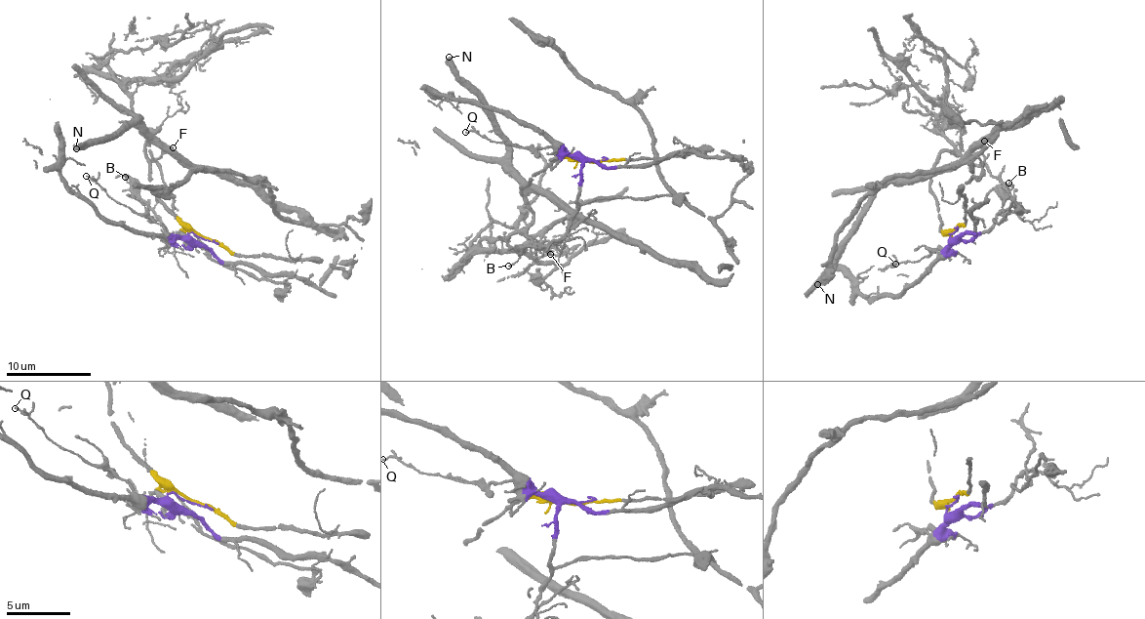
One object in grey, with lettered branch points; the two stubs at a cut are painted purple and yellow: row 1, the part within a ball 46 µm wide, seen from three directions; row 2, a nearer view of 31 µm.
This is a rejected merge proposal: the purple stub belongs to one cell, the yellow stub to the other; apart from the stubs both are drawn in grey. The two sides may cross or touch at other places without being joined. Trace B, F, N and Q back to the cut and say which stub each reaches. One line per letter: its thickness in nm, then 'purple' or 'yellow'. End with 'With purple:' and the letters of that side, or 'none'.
B: 130 nm | purple
F: 150 nm | yellow
N: 500 nm | yellow
Q: 100 nm | purple
With purple: B, Q

